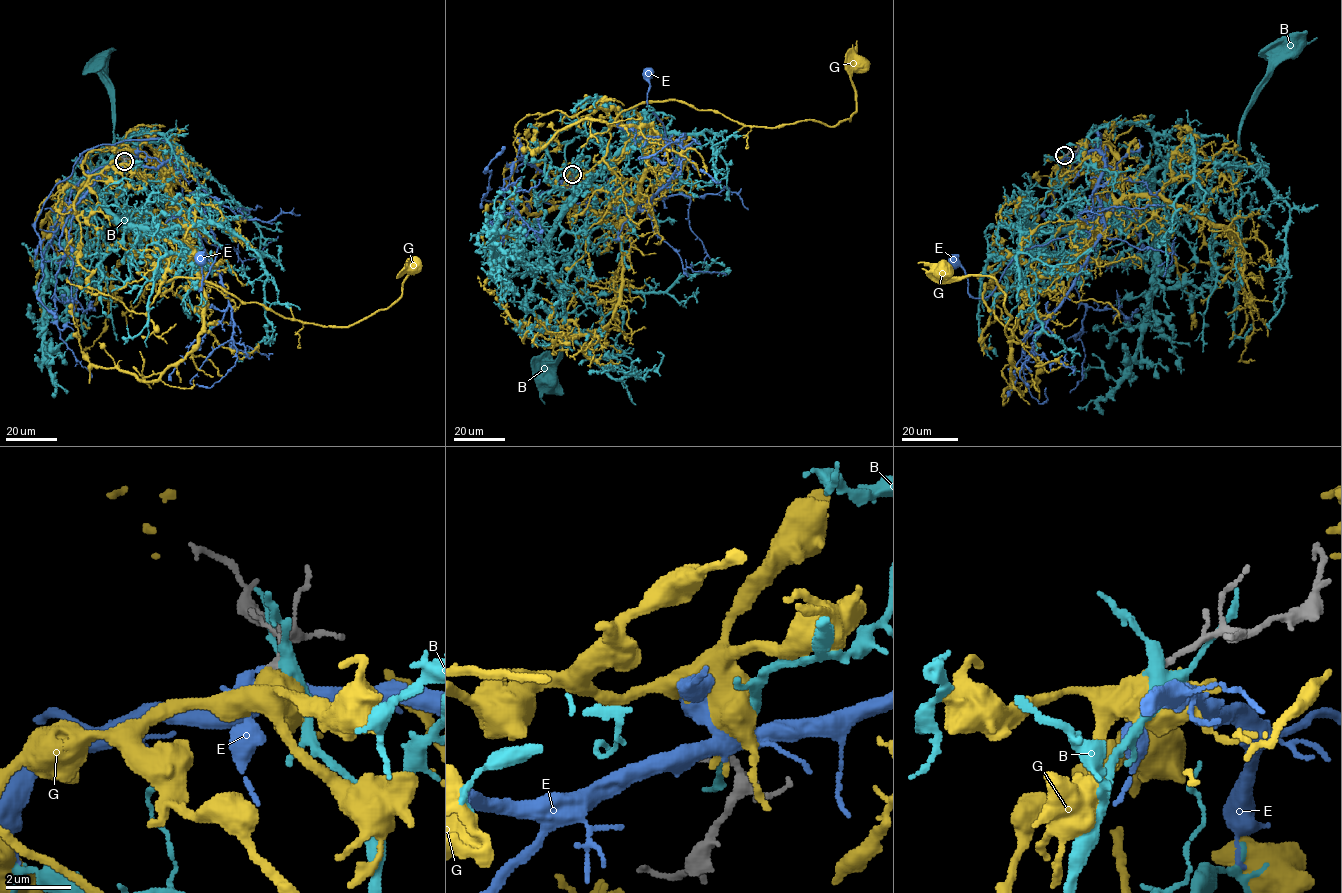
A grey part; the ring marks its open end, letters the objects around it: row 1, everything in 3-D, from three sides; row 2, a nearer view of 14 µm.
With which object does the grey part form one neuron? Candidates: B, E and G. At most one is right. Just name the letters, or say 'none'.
none

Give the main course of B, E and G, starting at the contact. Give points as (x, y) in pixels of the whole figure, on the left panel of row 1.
B: (124, 161), (128, 222), (94, 179), (102, 165), (112, 179), (96, 170), (113, 140), (99, 60)
E: (123, 161), (155, 169), (178, 157), (193, 172), (198, 186), (195, 198), (219, 245), (199, 291), (200, 256)
G: (124, 161), (82, 165), (146, 157), (185, 222), (190, 258), (158, 293), (202, 278), (348, 326), (411, 267)

